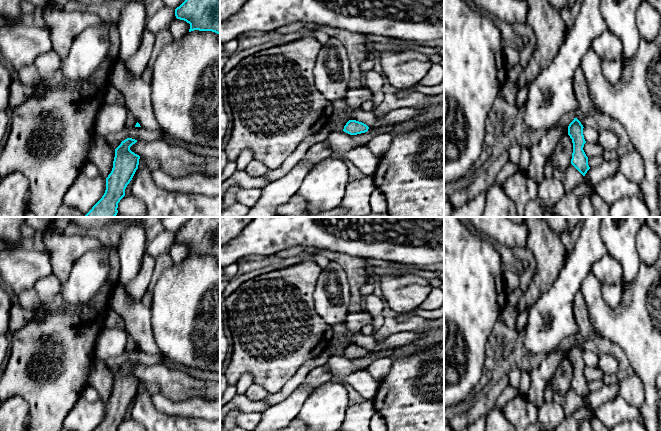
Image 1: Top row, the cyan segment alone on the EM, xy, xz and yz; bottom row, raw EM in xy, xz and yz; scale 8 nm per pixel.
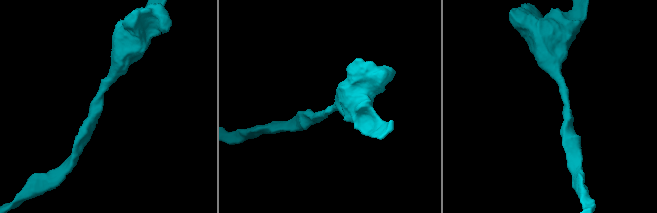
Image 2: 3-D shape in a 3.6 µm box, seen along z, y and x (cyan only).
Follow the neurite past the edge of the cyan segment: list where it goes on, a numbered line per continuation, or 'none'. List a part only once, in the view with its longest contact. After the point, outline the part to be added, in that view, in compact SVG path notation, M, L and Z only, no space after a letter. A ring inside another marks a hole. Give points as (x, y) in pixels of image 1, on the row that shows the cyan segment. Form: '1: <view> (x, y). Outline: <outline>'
none

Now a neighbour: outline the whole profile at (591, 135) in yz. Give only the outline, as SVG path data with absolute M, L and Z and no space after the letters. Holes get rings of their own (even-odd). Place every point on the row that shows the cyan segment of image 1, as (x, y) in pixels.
M591 127L583 128L583 135L586 142L589 143L598 143L599 132L598 130Z

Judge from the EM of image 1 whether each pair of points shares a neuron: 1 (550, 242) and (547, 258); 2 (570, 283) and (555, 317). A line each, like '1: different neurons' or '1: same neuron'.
1: same neuron
2: same neuron

